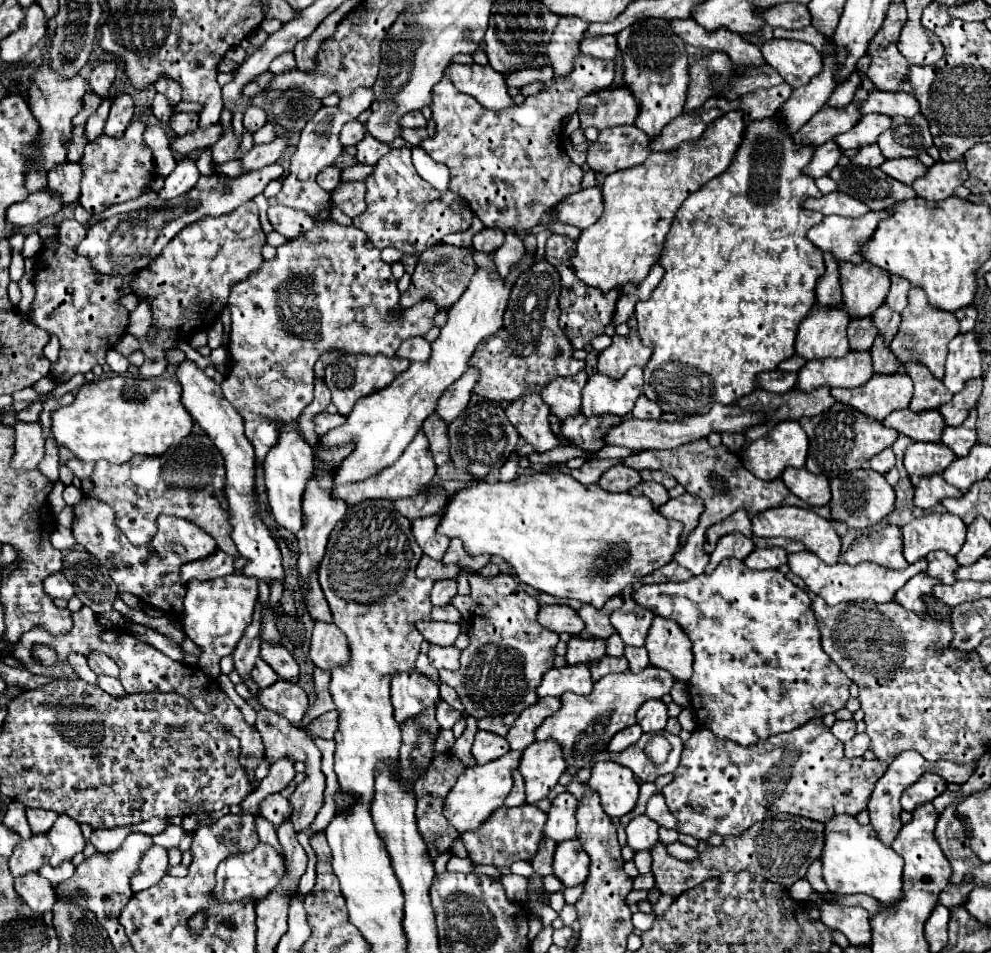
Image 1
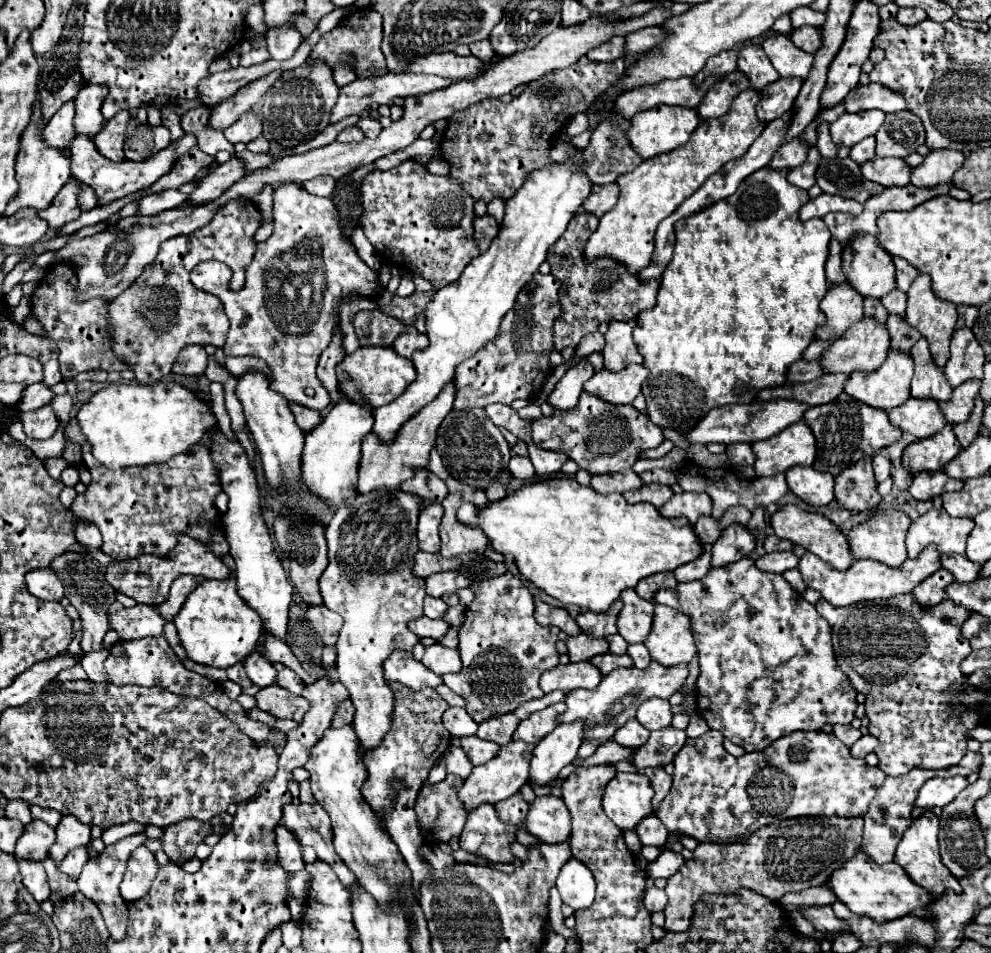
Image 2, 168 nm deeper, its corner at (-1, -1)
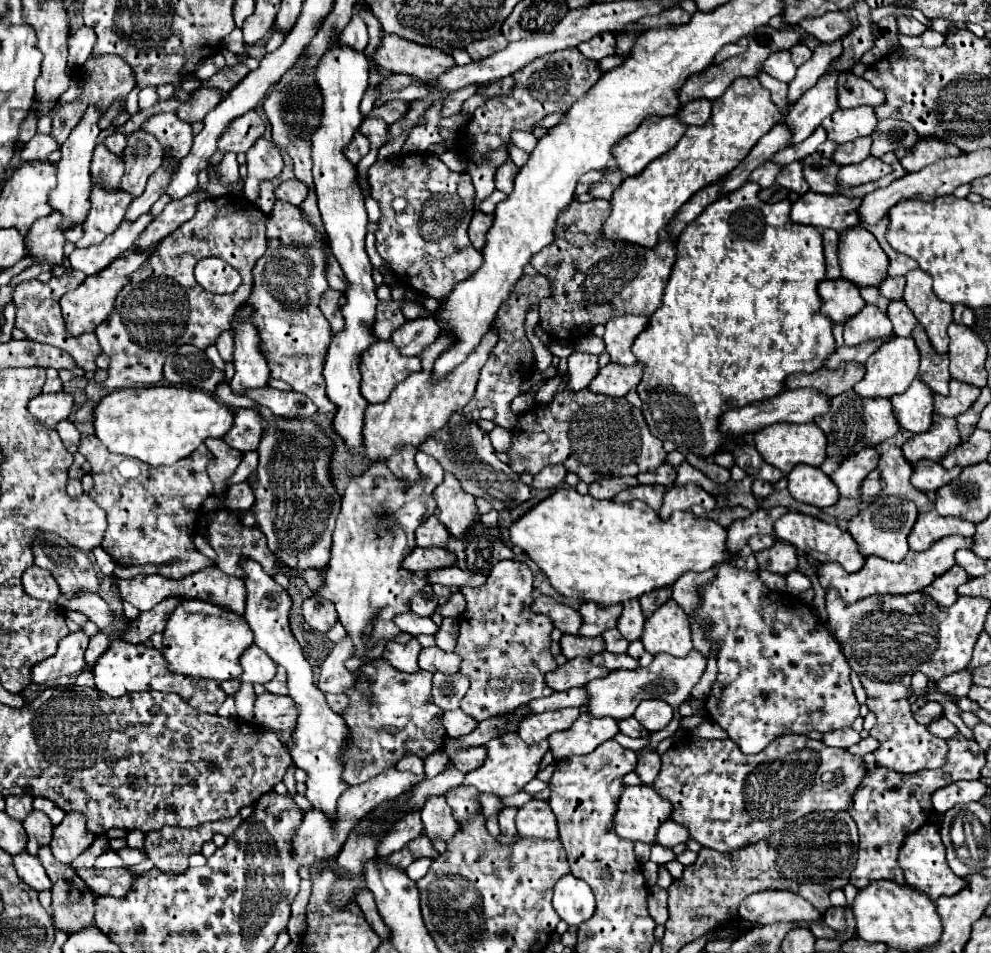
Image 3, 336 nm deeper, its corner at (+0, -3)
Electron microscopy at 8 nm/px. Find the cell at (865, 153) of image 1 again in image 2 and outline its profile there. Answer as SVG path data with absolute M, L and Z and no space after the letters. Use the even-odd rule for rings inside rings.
M865 138L859 144L855 144L851 148L849 156L859 164L867 162L867 160L875 160L875 138Z

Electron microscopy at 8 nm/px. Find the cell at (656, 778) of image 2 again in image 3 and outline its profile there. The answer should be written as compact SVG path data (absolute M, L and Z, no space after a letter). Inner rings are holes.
M656 750L642 752L642 754L638 756L638 766L636 766L634 772L640 776L640 780L642 780L644 784L650 786L650 784L656 780L658 772L660 772L660 754L658 754Z

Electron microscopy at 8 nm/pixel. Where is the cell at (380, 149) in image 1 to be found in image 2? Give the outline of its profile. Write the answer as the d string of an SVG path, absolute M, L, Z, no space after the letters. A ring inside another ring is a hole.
M371 116L361 118L361 120L357 122L357 126L363 130L363 134L365 134L367 138L375 138L375 136L379 136L379 132L381 132L379 120L375 120L375 118L371 118Z

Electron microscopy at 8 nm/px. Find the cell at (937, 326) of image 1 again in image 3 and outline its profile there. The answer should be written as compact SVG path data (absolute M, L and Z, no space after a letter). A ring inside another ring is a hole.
M920 268L906 274L904 302L914 312L916 320L924 326L932 346L938 352L948 352L946 328L952 322L952 304L936 298L932 292L932 278Z

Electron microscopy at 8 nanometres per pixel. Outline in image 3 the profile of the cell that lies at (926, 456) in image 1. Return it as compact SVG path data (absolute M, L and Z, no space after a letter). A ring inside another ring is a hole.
M934 414L934 422L926 434L914 434L904 442L902 452L910 464L918 460L942 460L942 456L954 450L960 444L960 436L956 430L956 418L942 418Z

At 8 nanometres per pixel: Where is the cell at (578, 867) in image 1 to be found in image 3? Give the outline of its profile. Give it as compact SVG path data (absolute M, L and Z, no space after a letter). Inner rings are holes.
M572 874L560 878L554 888L554 910L568 926L586 922L594 914L594 894L590 886Z

